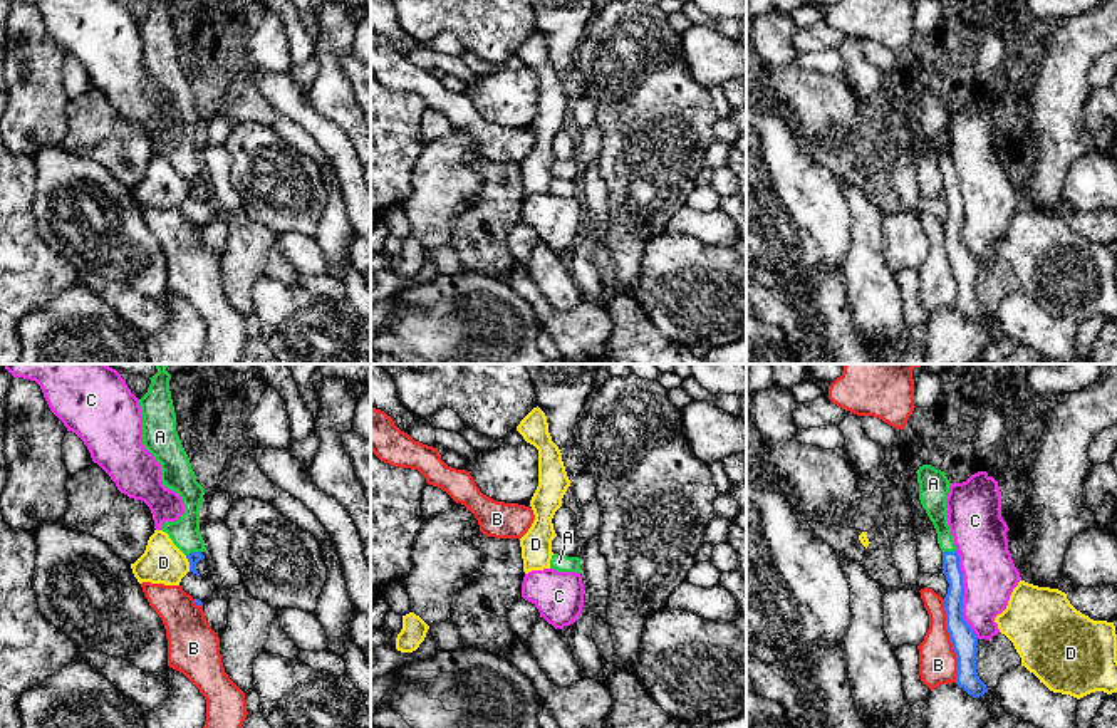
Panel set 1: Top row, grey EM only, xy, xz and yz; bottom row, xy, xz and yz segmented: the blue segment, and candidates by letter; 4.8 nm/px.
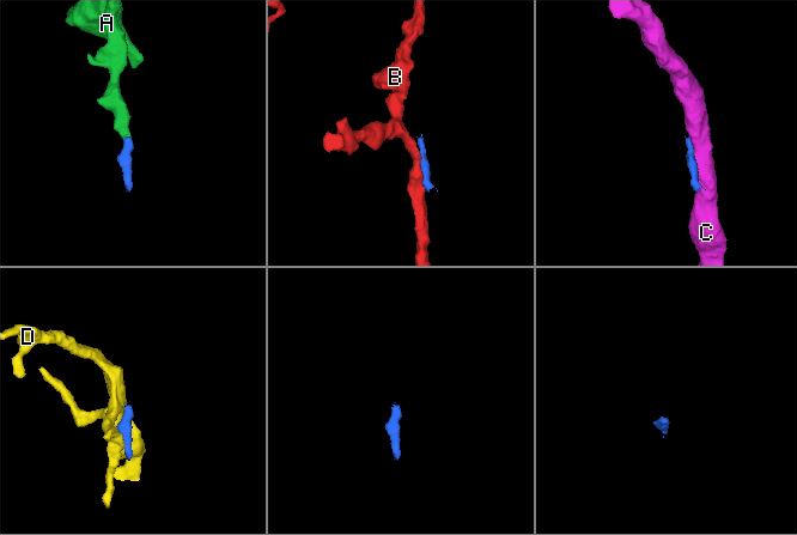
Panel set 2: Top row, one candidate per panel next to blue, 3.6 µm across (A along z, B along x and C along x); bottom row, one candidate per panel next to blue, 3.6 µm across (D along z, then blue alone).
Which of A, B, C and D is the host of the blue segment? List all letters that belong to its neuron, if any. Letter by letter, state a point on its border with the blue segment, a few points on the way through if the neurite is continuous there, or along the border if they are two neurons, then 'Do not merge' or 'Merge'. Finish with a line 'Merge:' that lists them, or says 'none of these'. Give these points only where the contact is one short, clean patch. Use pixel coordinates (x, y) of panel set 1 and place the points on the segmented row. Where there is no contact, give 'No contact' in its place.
A: Touches blue at xy (193, 552). Path across: xy (193, 557), (193, 552), (185, 532). Merge
B: Touches blue at yz (951, 641). Do not merge
C: Touches blue at yz (963, 594). Do not merge
D: Touches blue at xy (190, 564). Boundary: xy (185, 556), (190, 571). Do not merge
Merge: A

